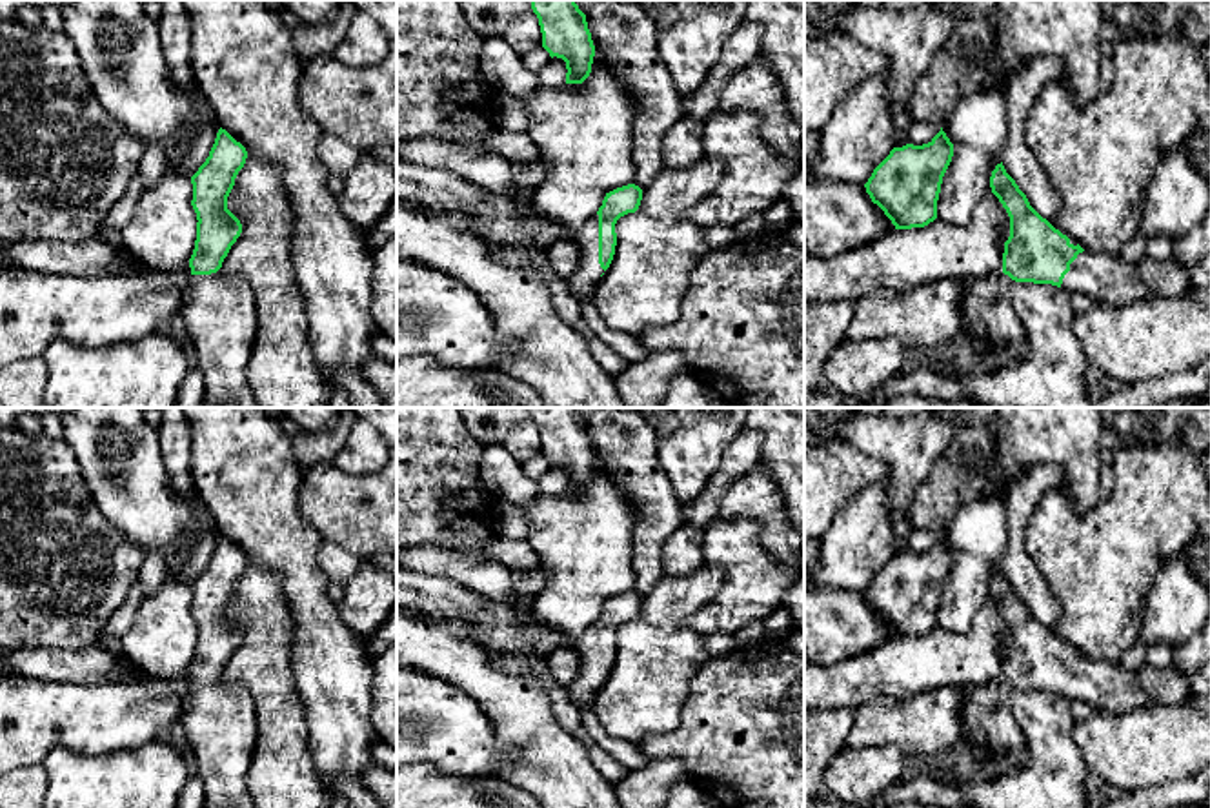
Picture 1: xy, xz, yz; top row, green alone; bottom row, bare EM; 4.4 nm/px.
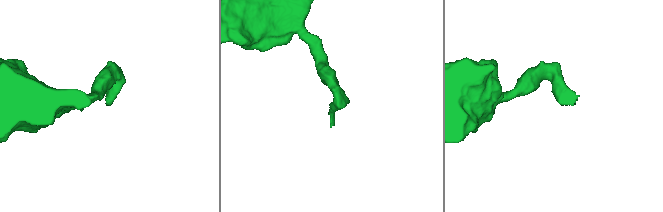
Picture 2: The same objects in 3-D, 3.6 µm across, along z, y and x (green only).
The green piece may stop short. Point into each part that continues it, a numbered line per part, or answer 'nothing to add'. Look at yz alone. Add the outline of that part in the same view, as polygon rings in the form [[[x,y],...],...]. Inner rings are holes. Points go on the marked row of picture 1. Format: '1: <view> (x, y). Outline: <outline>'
1: yz (1109, 279). Outline: [[[1090,251],[1077,255],[1061,288],[1115,308],[1155,298],[1141,282],[1135,266],[1119,257]]]

